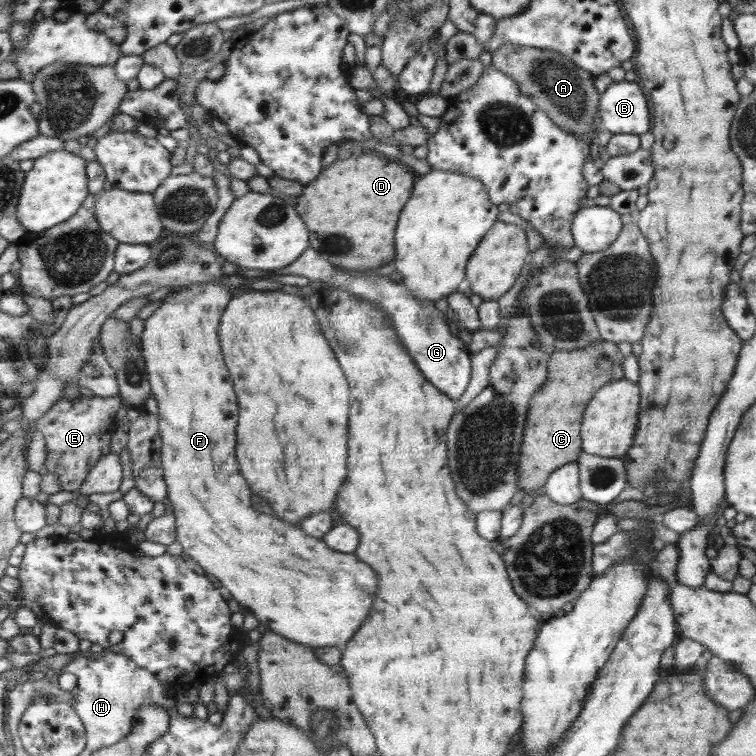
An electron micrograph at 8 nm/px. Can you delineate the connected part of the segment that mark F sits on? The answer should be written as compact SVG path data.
M218 281L190 283L183 286L180 291L172 291L166 295L162 301L162 305L144 319L144 331L142 331L140 348L142 350L142 358L144 358L145 370L147 373L148 383L151 386L151 394L158 402L159 431L161 436L161 467L162 476L167 486L167 497L174 508L174 516L176 517L176 540L182 545L183 556L191 562L198 563L206 571L206 574L217 578L223 587L230 591L233 603L236 607L244 607L250 611L258 620L266 624L270 631L287 637L289 640L295 641L297 644L307 645L308 647L332 647L345 646L352 636L356 634L356 630L362 626L362 622L370 616L372 610L372 602L376 598L378 592L378 576L376 572L360 562L359 557L354 553L345 553L336 551L336 549L328 547L327 543L321 538L314 538L304 534L300 528L290 526L282 520L276 520L272 516L266 514L258 514L256 510L252 510L250 506L250 490L248 484L244 482L244 478L238 474L238 462L234 458L234 448L236 448L236 418L238 418L238 406L236 406L236 396L234 396L234 388L232 388L232 380L228 376L228 370L224 366L220 348L222 344L218 344L218 326L222 322L223 312L228 306L228 302L232 300L232 291L230 287L224 288Z

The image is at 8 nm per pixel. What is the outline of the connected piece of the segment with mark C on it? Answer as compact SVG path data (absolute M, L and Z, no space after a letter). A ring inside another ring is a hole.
M604 341L572 351L554 351L551 358L551 380L530 400L528 420L524 430L524 442L518 458L518 489L525 491L543 490L552 472L568 462L578 460L583 452L583 411L594 398L595 392L614 380L624 379L622 372L624 356L616 343Z

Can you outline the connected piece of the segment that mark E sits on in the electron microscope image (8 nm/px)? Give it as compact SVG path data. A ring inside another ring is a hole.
M80 396L80 398L60 398L50 409L36 421L36 430L42 432L46 442L47 457L45 466L48 473L58 476L62 491L78 491L80 485L86 481L90 469L102 458L110 453L110 438L117 430L116 412L122 407L122 396L108 398L101 396Z

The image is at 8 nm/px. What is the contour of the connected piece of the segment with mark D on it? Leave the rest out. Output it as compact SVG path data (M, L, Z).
M373 151L325 166L324 176L305 184L298 195L296 212L312 228L311 247L330 264L365 271L390 264L394 258L394 230L400 210L415 188L414 174L407 166L390 162Z

